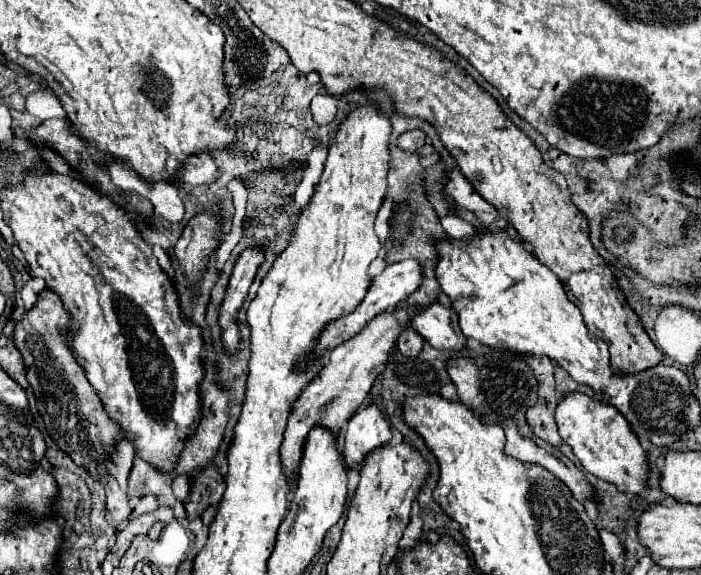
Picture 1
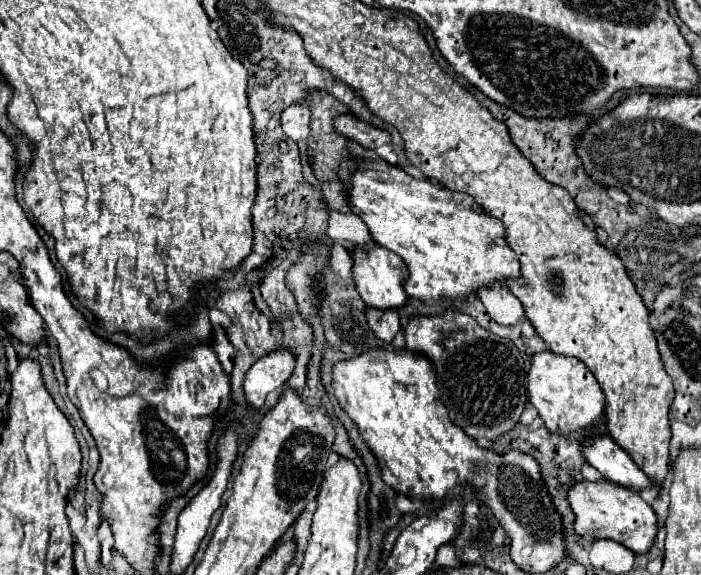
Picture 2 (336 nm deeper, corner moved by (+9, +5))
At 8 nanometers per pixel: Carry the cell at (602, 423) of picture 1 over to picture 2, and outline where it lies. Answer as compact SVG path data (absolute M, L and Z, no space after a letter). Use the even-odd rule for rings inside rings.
M539 352L531 360L529 370L529 402L537 408L545 426L553 434L573 434L575 430L591 430L599 426L605 416L605 396L591 370L577 358L557 356L553 352Z

